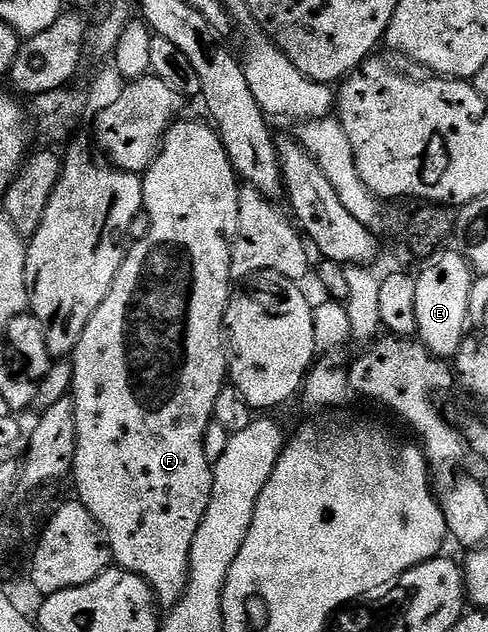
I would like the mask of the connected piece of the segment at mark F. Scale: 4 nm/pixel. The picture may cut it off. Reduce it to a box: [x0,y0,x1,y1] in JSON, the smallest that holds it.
[69,118,240,608]

